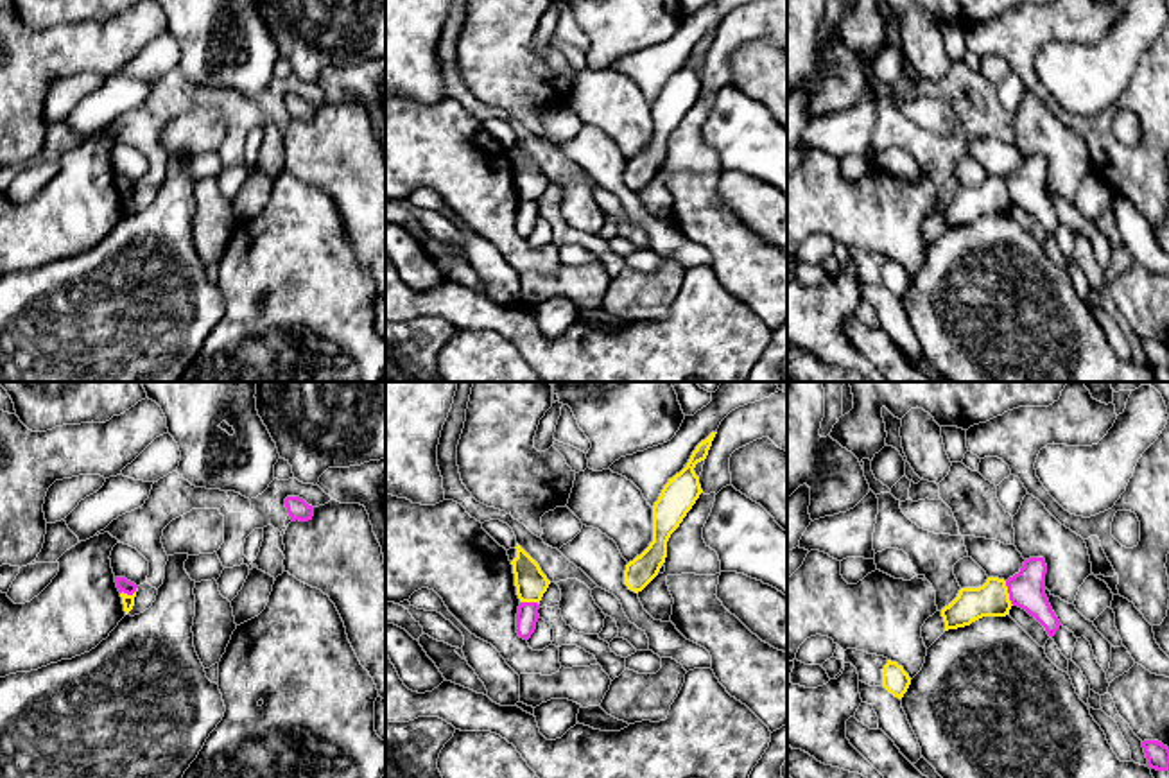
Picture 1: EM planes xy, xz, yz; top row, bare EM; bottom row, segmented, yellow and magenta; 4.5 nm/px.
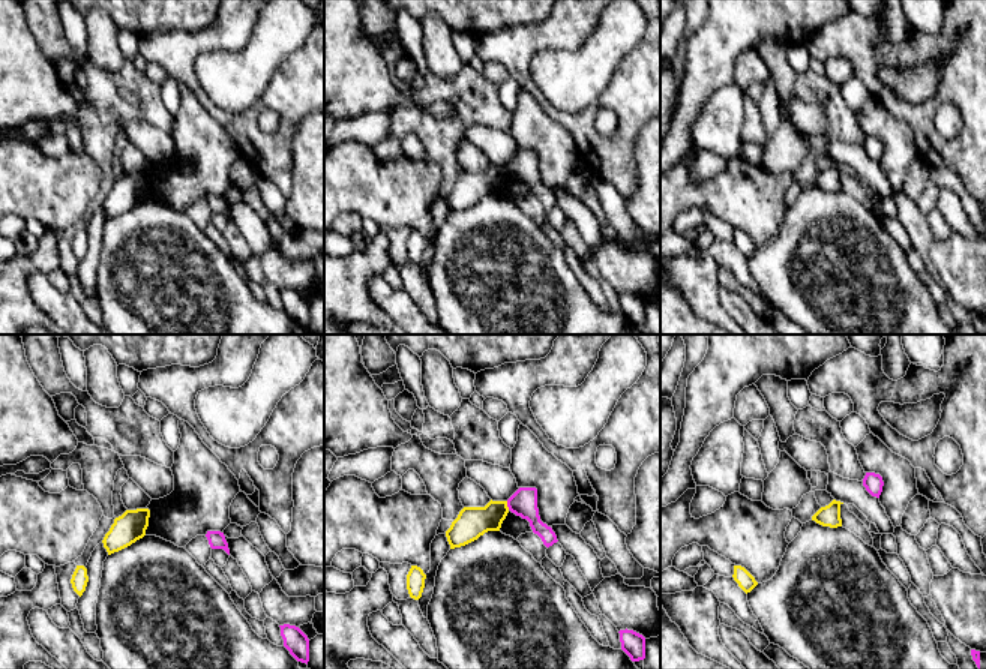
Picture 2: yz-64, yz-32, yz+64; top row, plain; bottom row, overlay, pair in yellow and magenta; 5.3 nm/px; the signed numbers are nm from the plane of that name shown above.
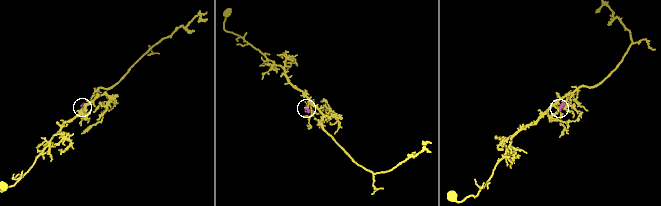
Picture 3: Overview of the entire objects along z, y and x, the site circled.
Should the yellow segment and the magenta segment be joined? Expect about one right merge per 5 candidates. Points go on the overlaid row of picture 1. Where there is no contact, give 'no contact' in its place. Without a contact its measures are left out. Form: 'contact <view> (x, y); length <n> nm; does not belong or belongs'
contact yz (1008, 594); length 120 nm; does not belong

